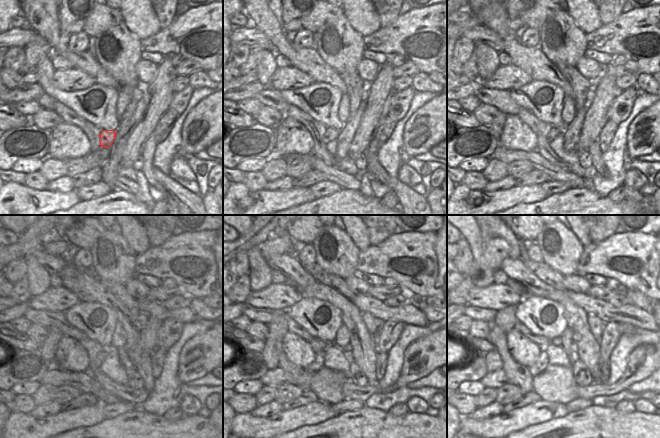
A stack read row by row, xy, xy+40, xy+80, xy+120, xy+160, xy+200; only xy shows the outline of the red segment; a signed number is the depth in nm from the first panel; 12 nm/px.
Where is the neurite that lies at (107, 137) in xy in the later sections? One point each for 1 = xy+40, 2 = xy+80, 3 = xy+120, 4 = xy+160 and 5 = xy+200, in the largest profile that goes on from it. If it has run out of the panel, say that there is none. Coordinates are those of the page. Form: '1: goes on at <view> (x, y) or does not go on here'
1: goes on at xy+40 (331, 134)
2: goes on at xy+80 (554, 132)
3: goes on at xy+120 (101, 356)
4: goes on at xy+160 (318, 363)
5: goes on at xy+200 (542, 362)

